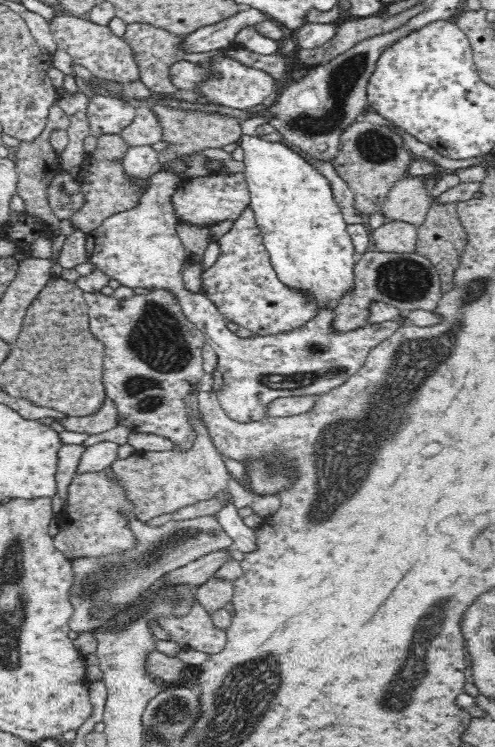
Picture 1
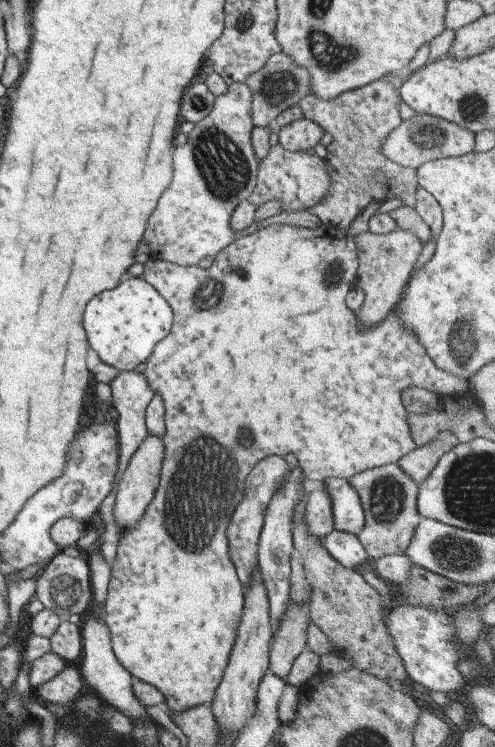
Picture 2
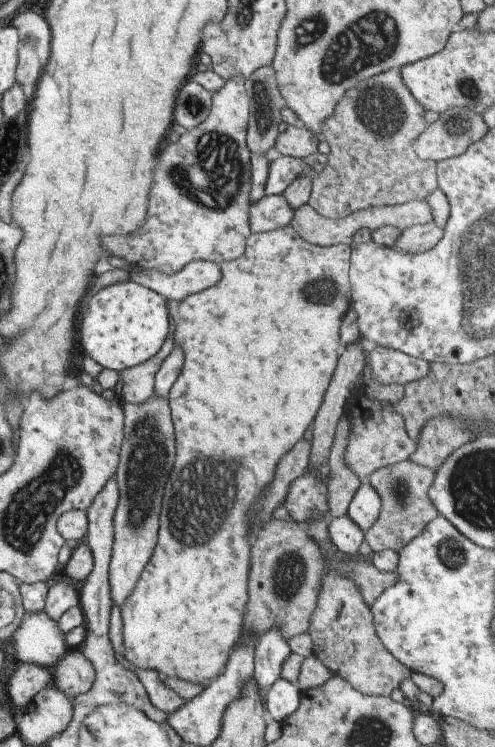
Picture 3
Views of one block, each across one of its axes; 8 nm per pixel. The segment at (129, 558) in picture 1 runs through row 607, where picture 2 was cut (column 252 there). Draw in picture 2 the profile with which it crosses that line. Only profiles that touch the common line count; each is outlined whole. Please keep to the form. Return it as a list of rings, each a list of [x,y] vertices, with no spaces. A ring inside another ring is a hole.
[[[280,51],[267,58],[259,70],[252,72],[245,78],[244,83],[251,90],[250,114],[252,126],[273,126],[275,118],[286,108],[297,105],[299,100],[311,93],[309,88],[309,74],[303,66],[295,64],[285,52]]]

